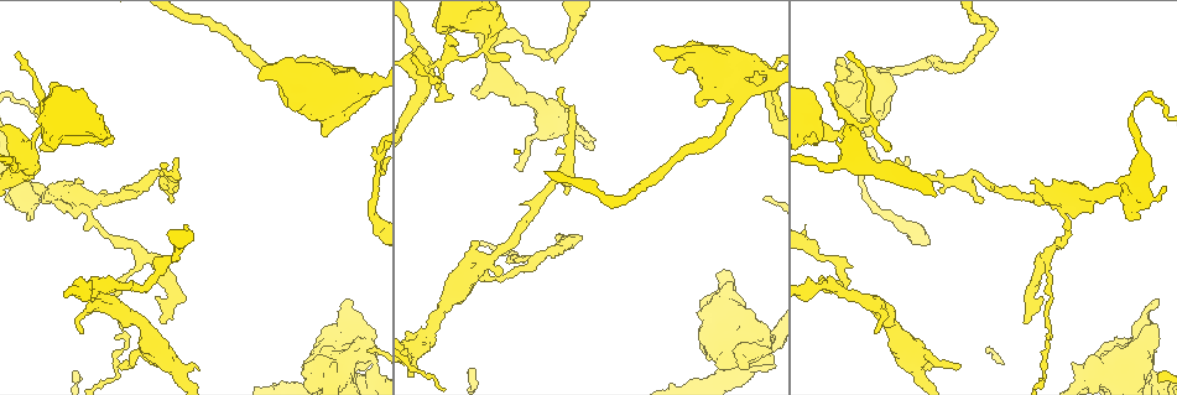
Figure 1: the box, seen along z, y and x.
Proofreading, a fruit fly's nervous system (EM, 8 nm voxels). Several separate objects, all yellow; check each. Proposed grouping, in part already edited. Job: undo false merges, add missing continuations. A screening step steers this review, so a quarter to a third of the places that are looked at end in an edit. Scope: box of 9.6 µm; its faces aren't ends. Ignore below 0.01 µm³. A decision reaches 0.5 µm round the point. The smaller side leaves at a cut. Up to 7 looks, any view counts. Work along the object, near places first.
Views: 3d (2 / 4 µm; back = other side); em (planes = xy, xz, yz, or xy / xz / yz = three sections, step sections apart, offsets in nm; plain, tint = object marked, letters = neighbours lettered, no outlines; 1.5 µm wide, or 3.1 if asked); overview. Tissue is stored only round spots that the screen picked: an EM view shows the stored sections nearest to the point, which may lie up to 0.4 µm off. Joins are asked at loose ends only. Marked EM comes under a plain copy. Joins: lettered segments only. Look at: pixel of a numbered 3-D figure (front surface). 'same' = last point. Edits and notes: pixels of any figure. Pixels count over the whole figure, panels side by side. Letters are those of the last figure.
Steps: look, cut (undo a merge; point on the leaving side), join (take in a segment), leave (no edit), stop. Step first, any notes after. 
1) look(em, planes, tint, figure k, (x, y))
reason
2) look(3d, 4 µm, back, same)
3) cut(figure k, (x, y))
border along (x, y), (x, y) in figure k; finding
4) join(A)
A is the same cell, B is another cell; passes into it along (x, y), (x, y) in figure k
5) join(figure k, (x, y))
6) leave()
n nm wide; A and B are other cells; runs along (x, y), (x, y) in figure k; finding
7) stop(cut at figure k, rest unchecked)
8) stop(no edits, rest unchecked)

look(3d, 4 µm, figure 1, (174, 159))
branch stops here

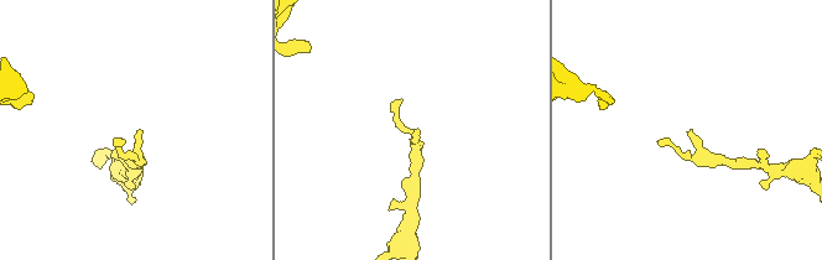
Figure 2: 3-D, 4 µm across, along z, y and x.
look(em, xz, step 8, tint, figure 2, (137, 130))

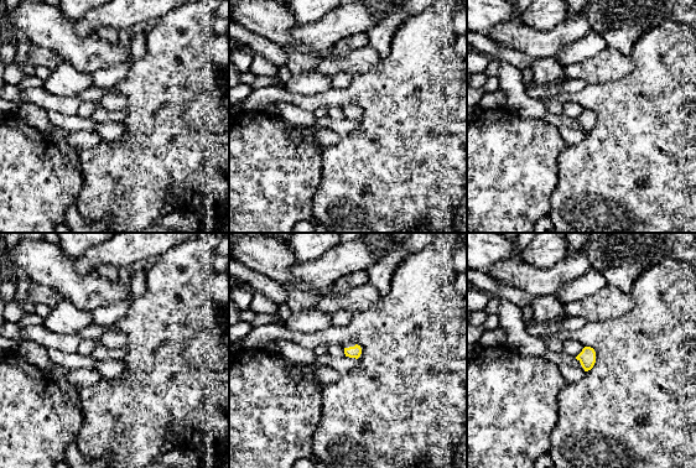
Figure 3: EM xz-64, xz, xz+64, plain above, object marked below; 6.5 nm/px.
look(em, planes, letters, same)

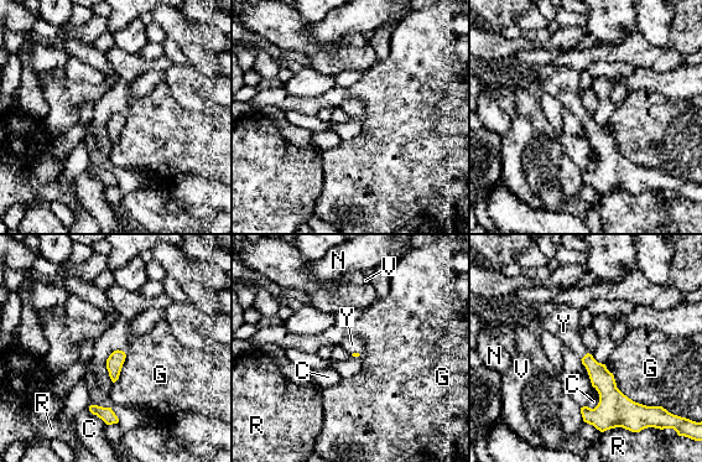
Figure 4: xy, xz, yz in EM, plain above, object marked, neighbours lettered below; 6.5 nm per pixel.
join(Y)
Y is the same cell, C, G, N, R and V are other cells; passes into it along (602, 379), (584, 356), (563, 323) in figure 4; the neuron continues

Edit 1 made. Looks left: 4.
look(em, xz, step 8, tint, figure 1, (833, 132))
abrupt turn

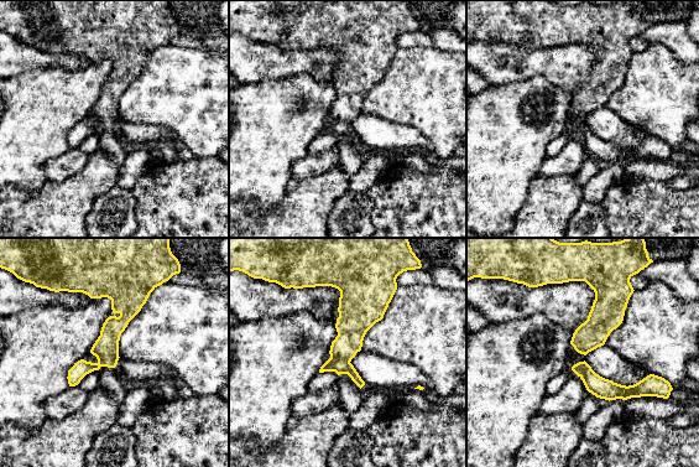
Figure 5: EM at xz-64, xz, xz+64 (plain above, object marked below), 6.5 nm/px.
look(em, planes, letters, same)

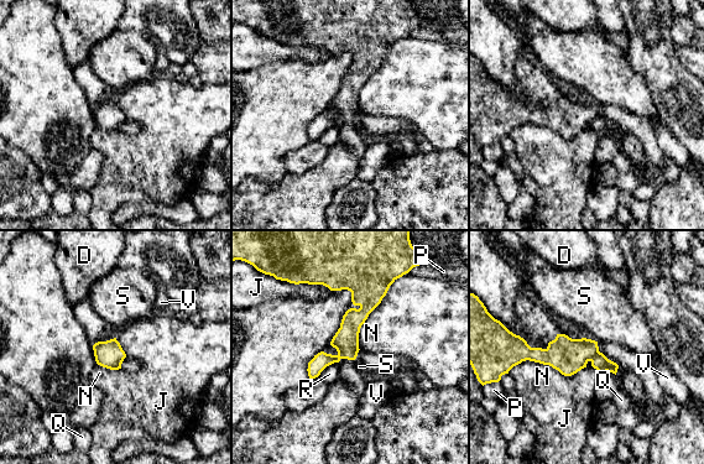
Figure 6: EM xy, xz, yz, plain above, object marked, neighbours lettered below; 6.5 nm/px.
cut(figure 6, (599, 361))
D, J, N, P, Q, R, S and V are other cells; border along (598, 350), (589, 360) in figure 6; a second neuron is stuck on

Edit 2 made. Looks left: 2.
stop(join at figure 4, cut at figure 6, rest unchecked)

